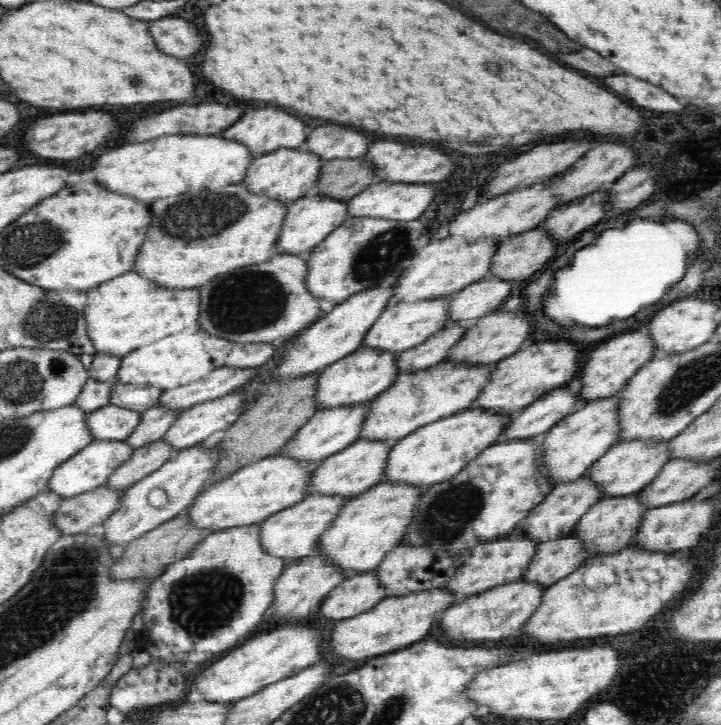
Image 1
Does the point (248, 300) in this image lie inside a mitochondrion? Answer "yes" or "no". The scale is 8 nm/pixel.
yes

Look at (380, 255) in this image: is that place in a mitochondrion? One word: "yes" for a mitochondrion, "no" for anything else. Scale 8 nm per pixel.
yes

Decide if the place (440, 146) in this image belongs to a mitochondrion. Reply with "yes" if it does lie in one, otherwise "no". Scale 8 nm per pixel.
no

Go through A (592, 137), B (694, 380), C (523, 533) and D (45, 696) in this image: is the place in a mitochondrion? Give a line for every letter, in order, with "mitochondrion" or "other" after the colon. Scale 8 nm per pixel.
A: other
B: mitochondrion
C: other
D: other

